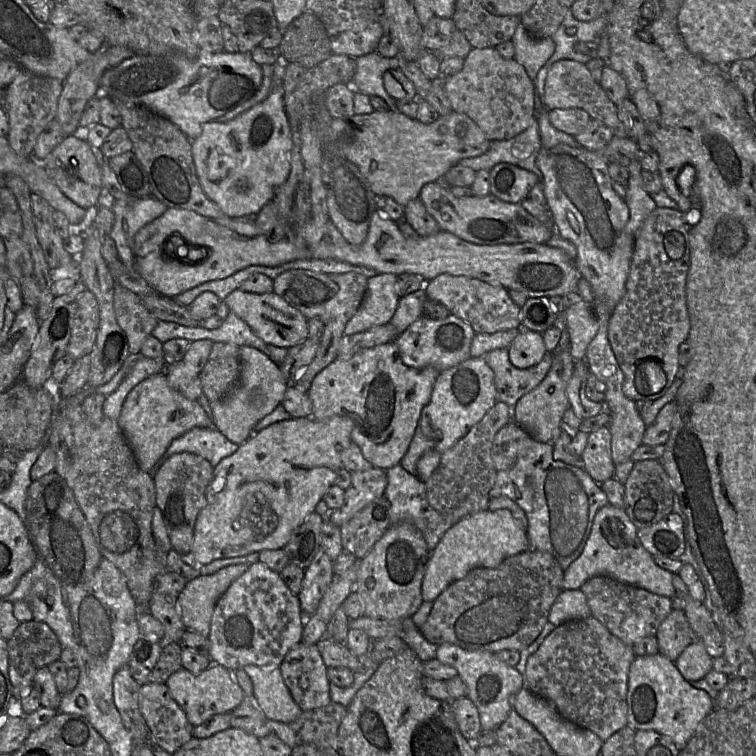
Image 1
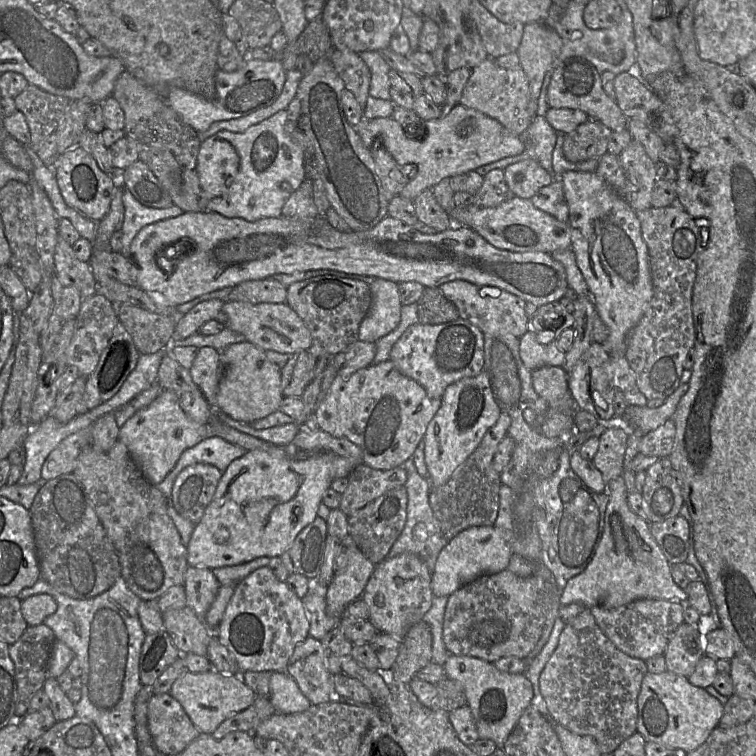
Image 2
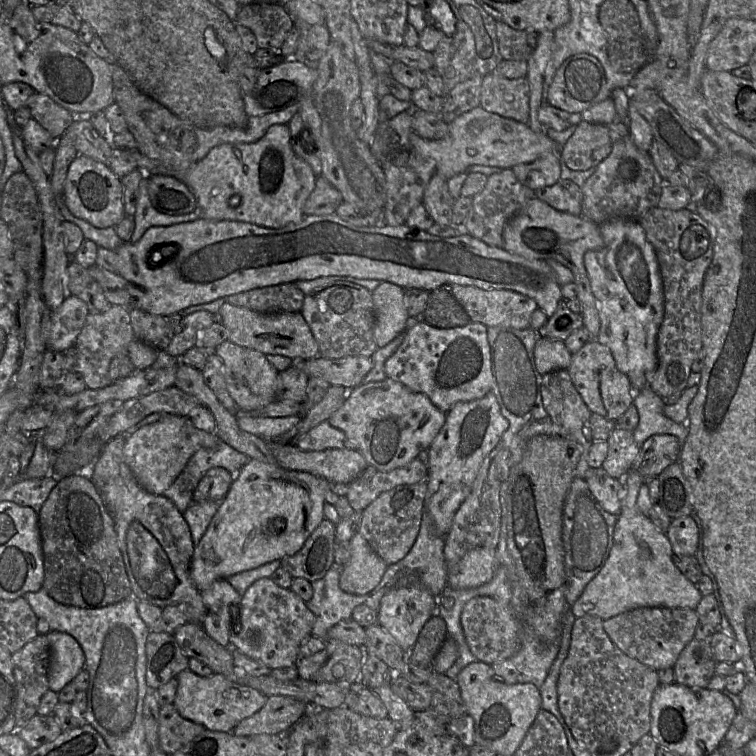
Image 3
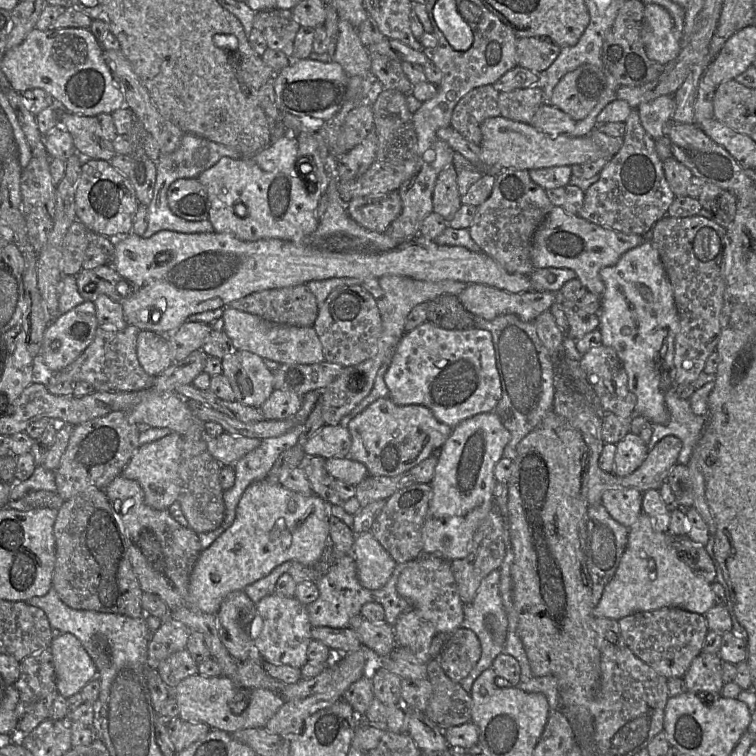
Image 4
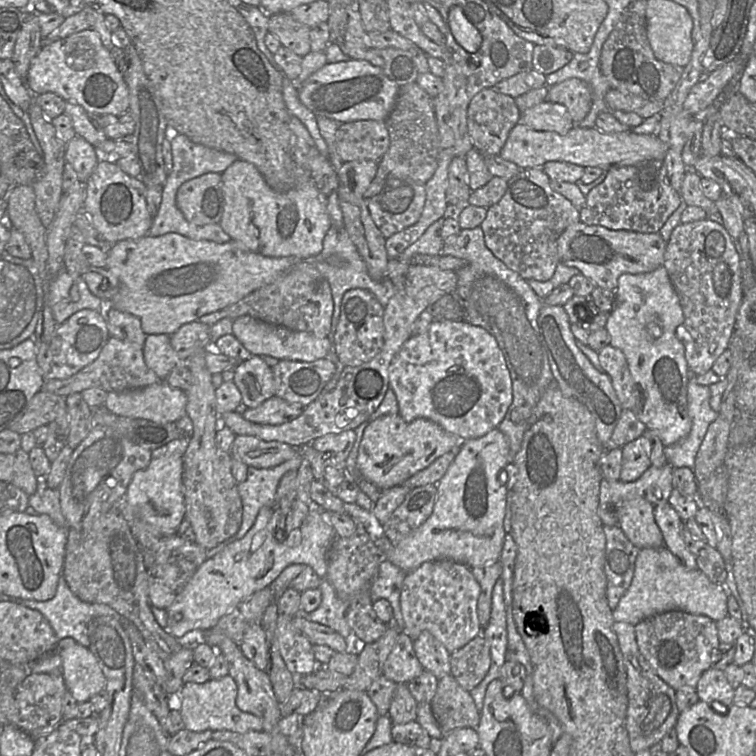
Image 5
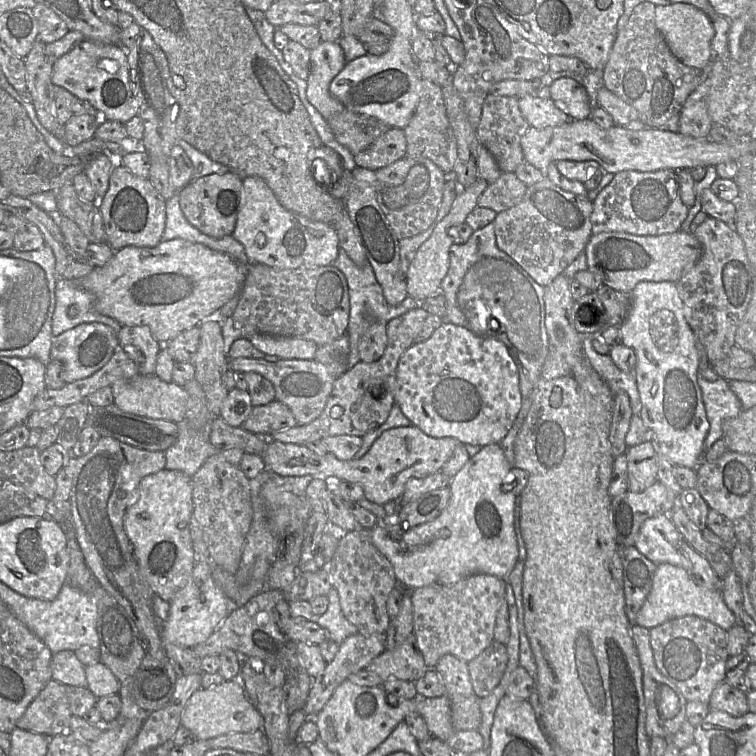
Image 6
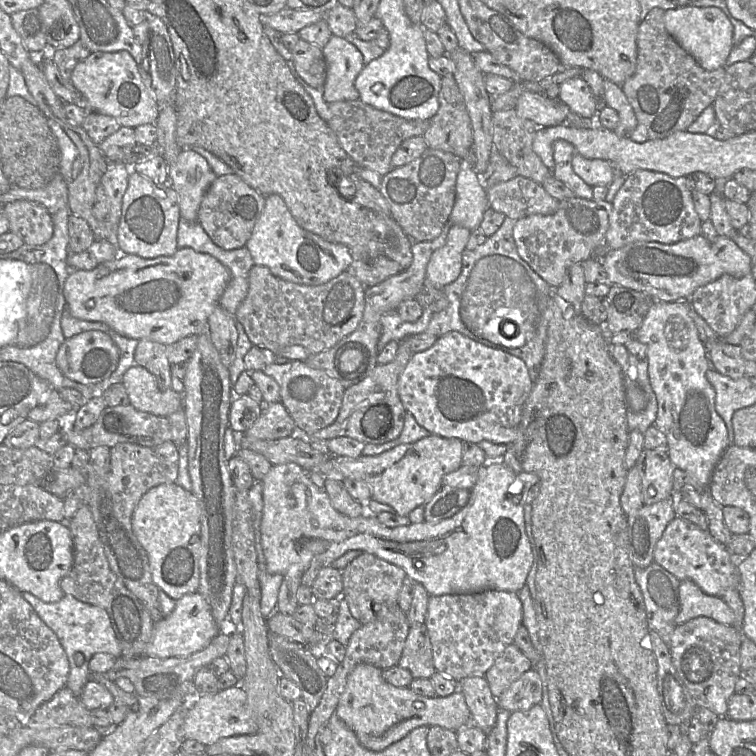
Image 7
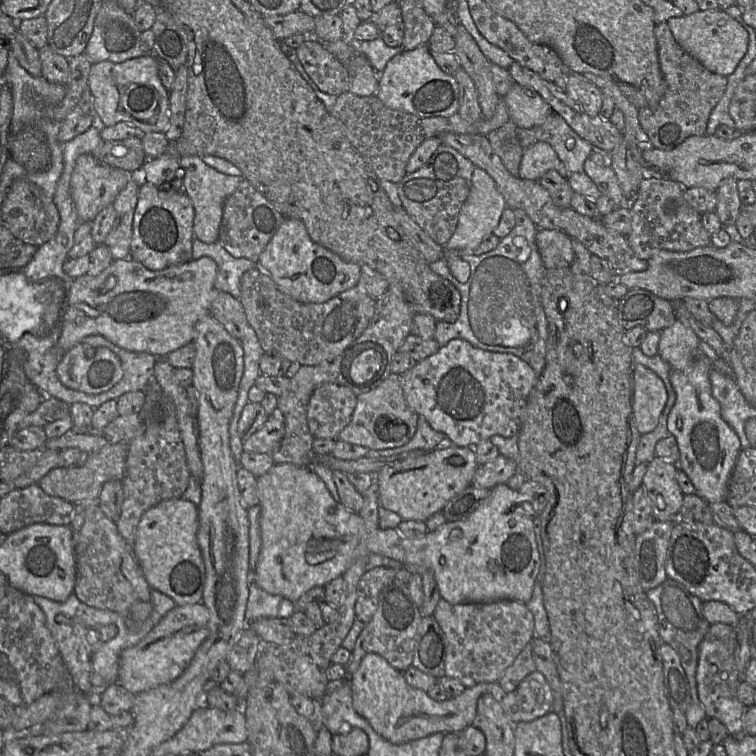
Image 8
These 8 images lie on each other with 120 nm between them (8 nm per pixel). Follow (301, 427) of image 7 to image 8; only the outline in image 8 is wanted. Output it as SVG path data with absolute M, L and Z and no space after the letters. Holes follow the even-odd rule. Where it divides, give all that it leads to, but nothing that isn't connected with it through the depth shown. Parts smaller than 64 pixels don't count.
M324 383L312 393L307 407L307 423L314 438L338 440L340 432L350 423L357 396L347 387Z

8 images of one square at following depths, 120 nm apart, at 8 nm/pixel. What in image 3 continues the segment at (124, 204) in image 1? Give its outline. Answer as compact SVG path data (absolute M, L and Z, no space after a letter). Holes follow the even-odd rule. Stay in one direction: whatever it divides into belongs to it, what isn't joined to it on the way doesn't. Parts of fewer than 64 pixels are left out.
M147 175L140 183L135 213L133 215L135 228L129 242L137 242L143 234L154 226L171 226L183 222L190 222L202 217L196 208L193 212L182 215L168 215L158 212L151 204L147 190Z

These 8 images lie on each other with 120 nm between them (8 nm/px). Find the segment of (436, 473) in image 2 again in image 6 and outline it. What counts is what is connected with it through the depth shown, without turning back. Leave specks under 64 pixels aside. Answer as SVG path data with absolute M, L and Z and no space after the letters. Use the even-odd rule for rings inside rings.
M499 443L482 446L451 478L450 501L437 518L410 528L390 521L369 530L372 543L391 563L401 586L452 585L477 573L507 579L519 555L514 529L518 494L502 490L507 476L511 483L511 468Z

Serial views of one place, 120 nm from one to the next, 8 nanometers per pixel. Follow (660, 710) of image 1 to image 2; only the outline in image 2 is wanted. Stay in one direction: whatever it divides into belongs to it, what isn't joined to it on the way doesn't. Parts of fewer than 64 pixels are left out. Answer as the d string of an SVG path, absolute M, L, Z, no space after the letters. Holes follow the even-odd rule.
M668 670L662 673L646 673L637 704L637 731L646 741L656 742L667 748L682 749L687 753L706 741L719 725L724 713L724 705L704 688L694 686L688 678Z

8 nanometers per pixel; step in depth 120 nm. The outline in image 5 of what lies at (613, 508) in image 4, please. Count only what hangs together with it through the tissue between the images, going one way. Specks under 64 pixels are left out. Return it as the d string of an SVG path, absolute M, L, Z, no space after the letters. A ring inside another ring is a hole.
M642 497L625 500L619 509L618 526L639 549L664 546L654 517L654 505Z

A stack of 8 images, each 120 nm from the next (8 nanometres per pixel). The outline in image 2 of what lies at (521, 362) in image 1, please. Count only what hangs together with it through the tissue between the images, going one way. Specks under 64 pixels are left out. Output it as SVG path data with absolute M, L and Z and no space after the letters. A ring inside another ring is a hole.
M528 330L519 338L519 354L525 367L532 372L535 369L544 366L558 366L563 367L565 361L565 352L561 351L555 341L541 342L545 339L538 337L538 334L532 330Z

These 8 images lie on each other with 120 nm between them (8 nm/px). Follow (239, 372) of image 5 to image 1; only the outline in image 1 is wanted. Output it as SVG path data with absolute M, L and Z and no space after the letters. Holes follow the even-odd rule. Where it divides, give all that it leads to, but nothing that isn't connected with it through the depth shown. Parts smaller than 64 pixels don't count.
M250 346L239 347L241 370L234 387L221 400L210 403L214 427L238 445L252 435L253 427L281 404L287 389L279 365L260 350Z

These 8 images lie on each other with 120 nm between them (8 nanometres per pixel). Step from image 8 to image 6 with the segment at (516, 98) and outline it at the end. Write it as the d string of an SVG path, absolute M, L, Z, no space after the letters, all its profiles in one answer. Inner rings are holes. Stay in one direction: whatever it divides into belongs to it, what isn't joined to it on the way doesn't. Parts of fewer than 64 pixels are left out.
M535 94L519 99L521 114L536 129L556 127L571 121L569 116L551 99L539 98Z

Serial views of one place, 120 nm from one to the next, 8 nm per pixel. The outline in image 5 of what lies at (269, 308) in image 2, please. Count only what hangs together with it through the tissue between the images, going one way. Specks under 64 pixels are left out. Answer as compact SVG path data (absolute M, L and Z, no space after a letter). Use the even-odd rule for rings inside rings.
M245 315L233 319L232 335L253 355L270 356L278 360L313 362L329 357L332 342L329 338L320 338L309 332L295 331L283 326L276 326Z

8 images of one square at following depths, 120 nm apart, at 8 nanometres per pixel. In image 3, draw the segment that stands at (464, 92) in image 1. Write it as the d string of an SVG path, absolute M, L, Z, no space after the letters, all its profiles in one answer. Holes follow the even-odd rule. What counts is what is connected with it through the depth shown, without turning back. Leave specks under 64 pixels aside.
M492 72L483 76L480 107L499 116L528 124L530 84L528 79L508 79Z

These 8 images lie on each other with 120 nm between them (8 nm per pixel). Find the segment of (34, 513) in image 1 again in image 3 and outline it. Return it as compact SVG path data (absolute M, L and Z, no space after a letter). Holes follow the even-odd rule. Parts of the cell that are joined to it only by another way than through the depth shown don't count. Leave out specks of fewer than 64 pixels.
M78 475L58 479L38 512L38 523L44 558L42 587L52 599L69 606L100 608L134 596L118 545L113 517L90 479Z

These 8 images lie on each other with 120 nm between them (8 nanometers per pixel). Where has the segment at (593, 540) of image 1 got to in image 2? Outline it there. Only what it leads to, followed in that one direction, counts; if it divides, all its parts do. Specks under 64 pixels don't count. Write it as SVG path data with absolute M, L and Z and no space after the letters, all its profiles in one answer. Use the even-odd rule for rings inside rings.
M622 475L607 484L606 494L609 502L595 557L582 573L568 580L561 591L562 606L579 603L588 610L596 605L618 608L640 599L688 603L688 594L674 582L671 565L651 534L650 523L630 509Z

